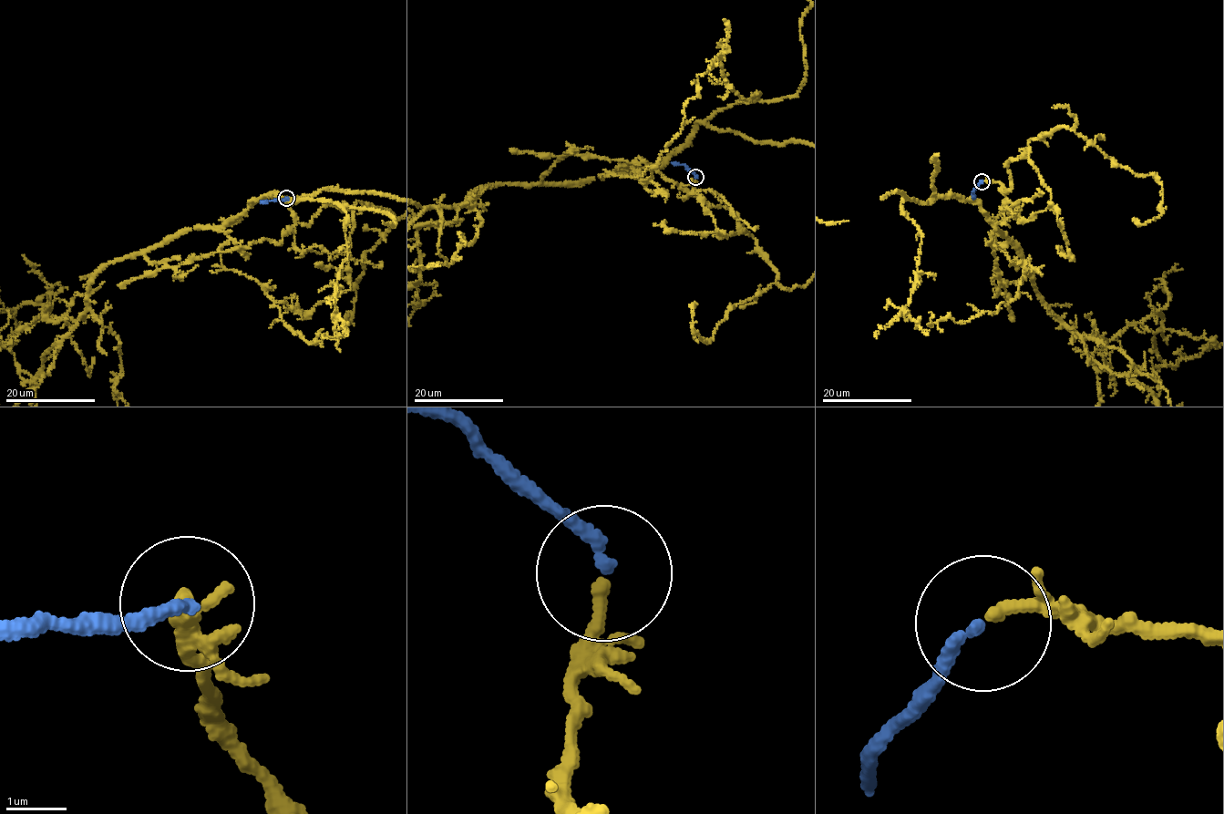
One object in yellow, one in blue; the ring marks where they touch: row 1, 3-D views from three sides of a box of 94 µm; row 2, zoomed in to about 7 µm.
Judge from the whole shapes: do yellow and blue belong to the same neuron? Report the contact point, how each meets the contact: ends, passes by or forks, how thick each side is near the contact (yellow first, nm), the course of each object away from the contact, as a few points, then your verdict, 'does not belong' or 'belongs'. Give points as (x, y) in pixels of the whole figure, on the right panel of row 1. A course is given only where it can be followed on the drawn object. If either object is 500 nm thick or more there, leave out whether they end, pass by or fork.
place (982, 181); yellow passes by; blue ends; calibres 140 and 200 nm; course yellow (982, 181), (1006, 205), (988, 244), (976, 203), (899, 190), (841, 221); course blue (982, 181), (972, 192), (974, 199); belongs

